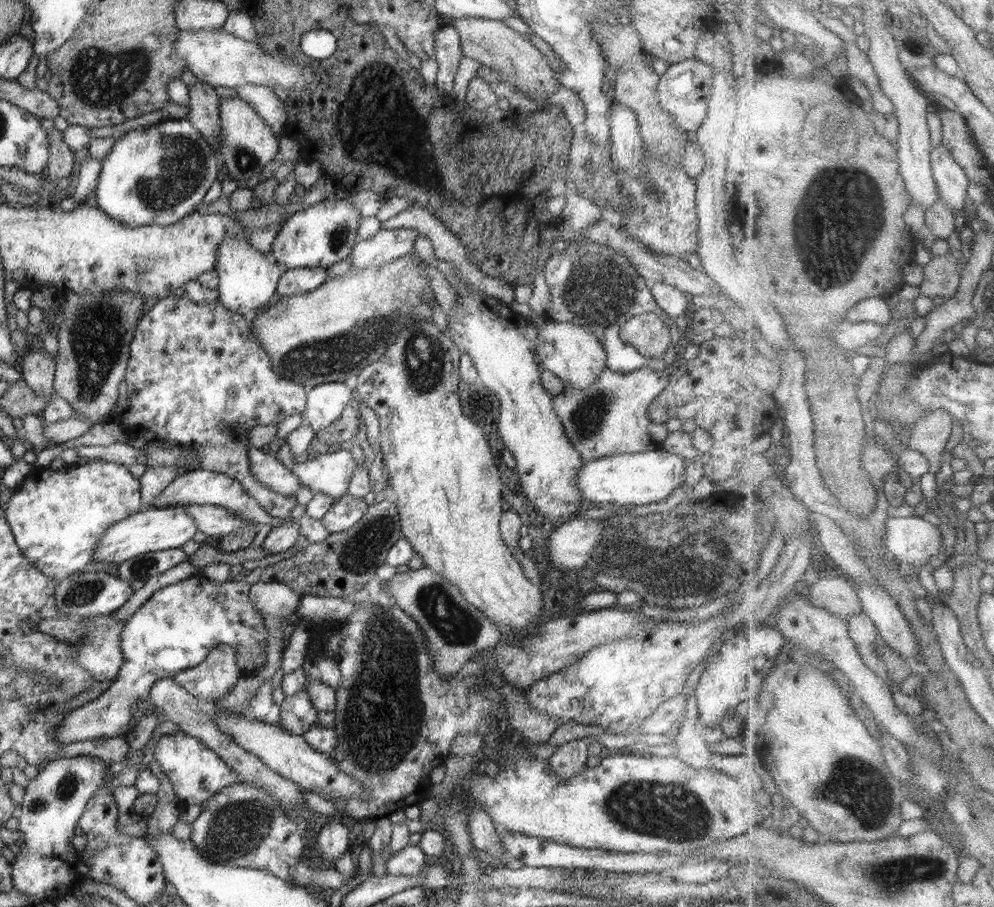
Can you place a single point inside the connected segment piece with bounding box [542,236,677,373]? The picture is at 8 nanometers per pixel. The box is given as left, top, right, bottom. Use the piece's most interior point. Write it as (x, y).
(592, 286)

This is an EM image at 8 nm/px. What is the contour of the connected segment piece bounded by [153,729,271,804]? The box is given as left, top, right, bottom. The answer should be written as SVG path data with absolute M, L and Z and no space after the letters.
M180 729L171 734L164 734L159 738L154 748L153 762L157 762L162 771L166 773L172 784L174 794L184 804L203 803L212 795L224 790L224 788L230 788L230 786L258 788L258 790L262 790L262 792L271 796L268 789L264 789L262 785L242 781L238 777L238 773L230 768L214 750L206 748L206 745L202 744L199 738L190 736Z

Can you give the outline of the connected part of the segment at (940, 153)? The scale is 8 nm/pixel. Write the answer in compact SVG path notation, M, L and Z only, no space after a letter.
M943 143L933 151L933 166L941 200L960 215L960 211L968 206L970 174L966 173L966 169L954 159L953 152Z

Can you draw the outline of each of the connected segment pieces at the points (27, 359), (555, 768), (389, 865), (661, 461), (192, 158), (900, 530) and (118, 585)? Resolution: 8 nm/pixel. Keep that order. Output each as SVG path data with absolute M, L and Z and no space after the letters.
M45 350L23 355L18 368L23 381L40 396L49 396L55 392L53 387L55 358Z
M574 739L561 745L549 758L549 767L558 780L569 780L585 770L588 758L586 741Z
M406 845L393 852L386 861L386 875L418 876L426 866L426 854L420 845Z
M664 449L637 453L620 453L584 462L578 470L576 482L581 497L589 504L614 502L618 506L642 506L648 503L663 501L669 494L681 486L685 479L688 462L676 454Z
M188 118L162 120L141 130L130 129L118 137L110 154L101 161L94 192L98 209L130 228L176 224L196 212L217 180L219 160L214 154Z
M916 515L890 517L887 522L887 550L900 562L921 567L940 554L942 530Z
M106 571L74 573L59 580L53 596L55 605L70 616L100 616L111 614L121 608L132 596L131 582Z

